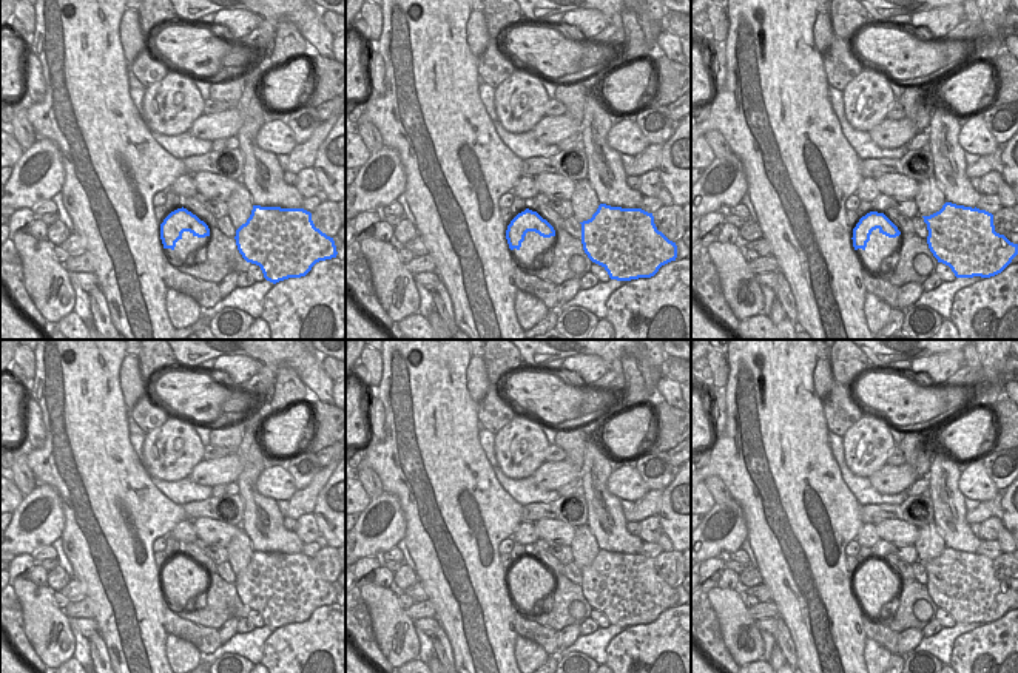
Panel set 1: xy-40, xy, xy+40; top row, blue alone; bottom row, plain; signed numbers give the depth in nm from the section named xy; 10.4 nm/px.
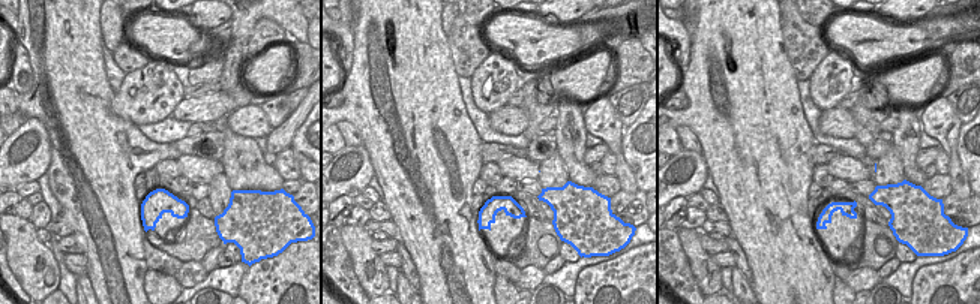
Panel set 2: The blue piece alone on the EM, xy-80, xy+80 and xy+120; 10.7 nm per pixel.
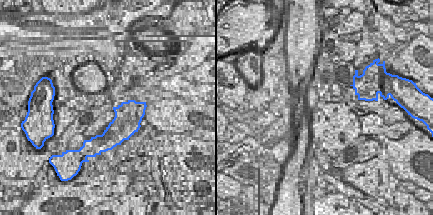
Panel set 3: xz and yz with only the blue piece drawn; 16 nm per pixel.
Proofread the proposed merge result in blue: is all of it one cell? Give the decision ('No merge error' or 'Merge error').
Merge error

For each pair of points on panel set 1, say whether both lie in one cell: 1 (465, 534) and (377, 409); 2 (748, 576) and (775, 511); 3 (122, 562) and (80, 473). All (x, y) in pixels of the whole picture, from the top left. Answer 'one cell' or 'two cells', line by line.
1: two cells
2: two cells
3: one cell

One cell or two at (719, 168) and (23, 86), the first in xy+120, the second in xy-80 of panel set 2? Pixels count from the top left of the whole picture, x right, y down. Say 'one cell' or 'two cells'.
two cells

